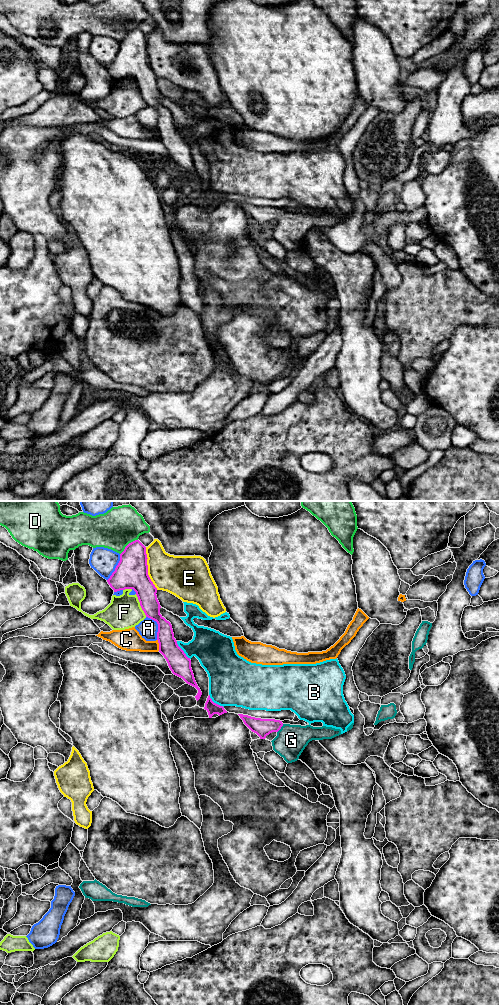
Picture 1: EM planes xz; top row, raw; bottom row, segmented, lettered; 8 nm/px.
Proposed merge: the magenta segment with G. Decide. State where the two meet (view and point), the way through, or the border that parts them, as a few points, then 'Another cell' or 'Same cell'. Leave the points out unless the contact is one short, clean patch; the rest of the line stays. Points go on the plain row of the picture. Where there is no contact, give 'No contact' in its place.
Touches magenta at xz (280, 216). Path across: xz (262, 215), (280, 216), (291, 228). Same cell

